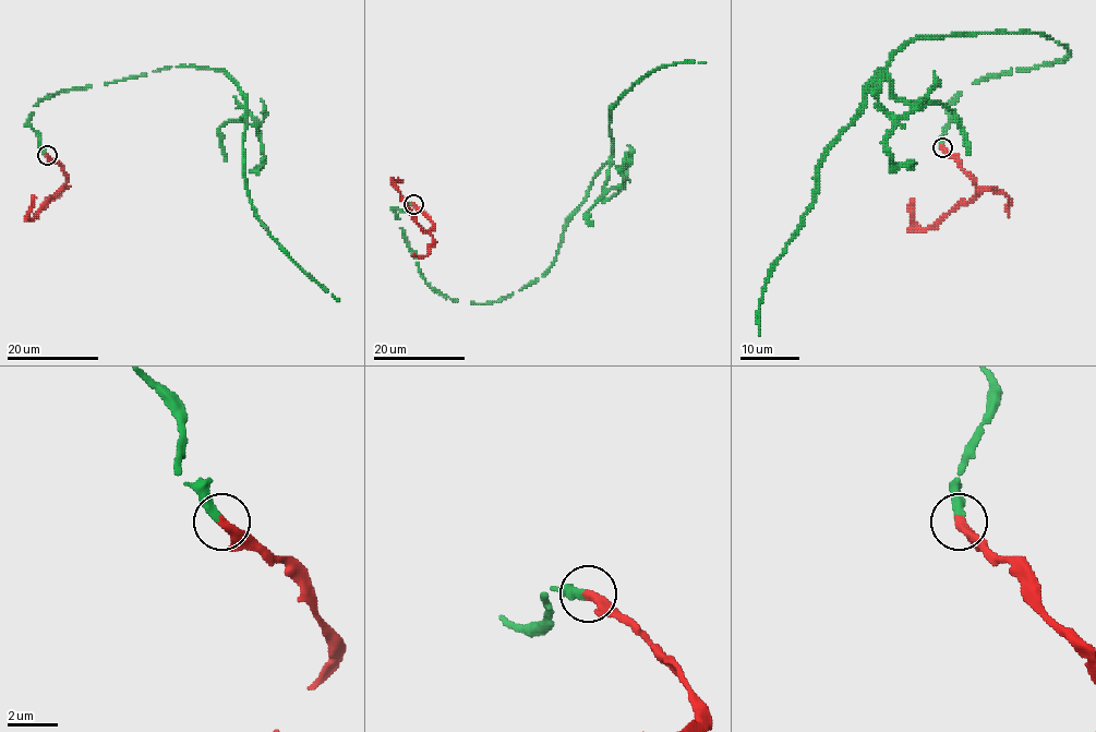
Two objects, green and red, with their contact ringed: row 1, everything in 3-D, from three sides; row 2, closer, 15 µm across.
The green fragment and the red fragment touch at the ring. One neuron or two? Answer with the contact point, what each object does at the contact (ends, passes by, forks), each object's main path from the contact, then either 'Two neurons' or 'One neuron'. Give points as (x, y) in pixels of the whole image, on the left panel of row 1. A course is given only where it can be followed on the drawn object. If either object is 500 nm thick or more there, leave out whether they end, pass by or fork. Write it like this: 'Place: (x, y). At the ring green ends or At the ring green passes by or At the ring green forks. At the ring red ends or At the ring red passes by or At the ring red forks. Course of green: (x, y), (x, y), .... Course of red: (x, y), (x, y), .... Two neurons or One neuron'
Place: (47, 155). At the ring green ends. At the ring red ends. Course of green: (46, 155), (29, 116), (49, 96), (164, 68), (223, 70), (245, 97), (244, 171), (255, 215), (338, 300). Course of red: (47, 155), (58, 164), (67, 177), (63, 187), (32, 218), (28, 216), (32, 195). One neuron

